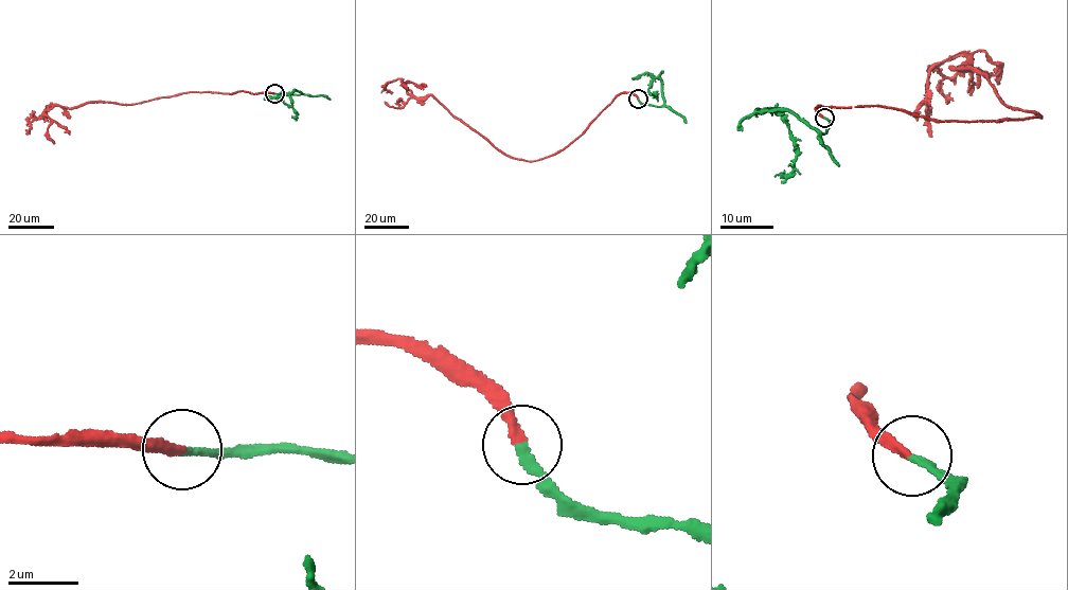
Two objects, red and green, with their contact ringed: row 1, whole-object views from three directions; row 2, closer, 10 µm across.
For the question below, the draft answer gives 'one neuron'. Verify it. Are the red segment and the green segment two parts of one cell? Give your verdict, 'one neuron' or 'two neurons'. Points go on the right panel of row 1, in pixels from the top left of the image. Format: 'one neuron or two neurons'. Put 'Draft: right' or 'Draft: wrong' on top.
Draft: right
one neuron

